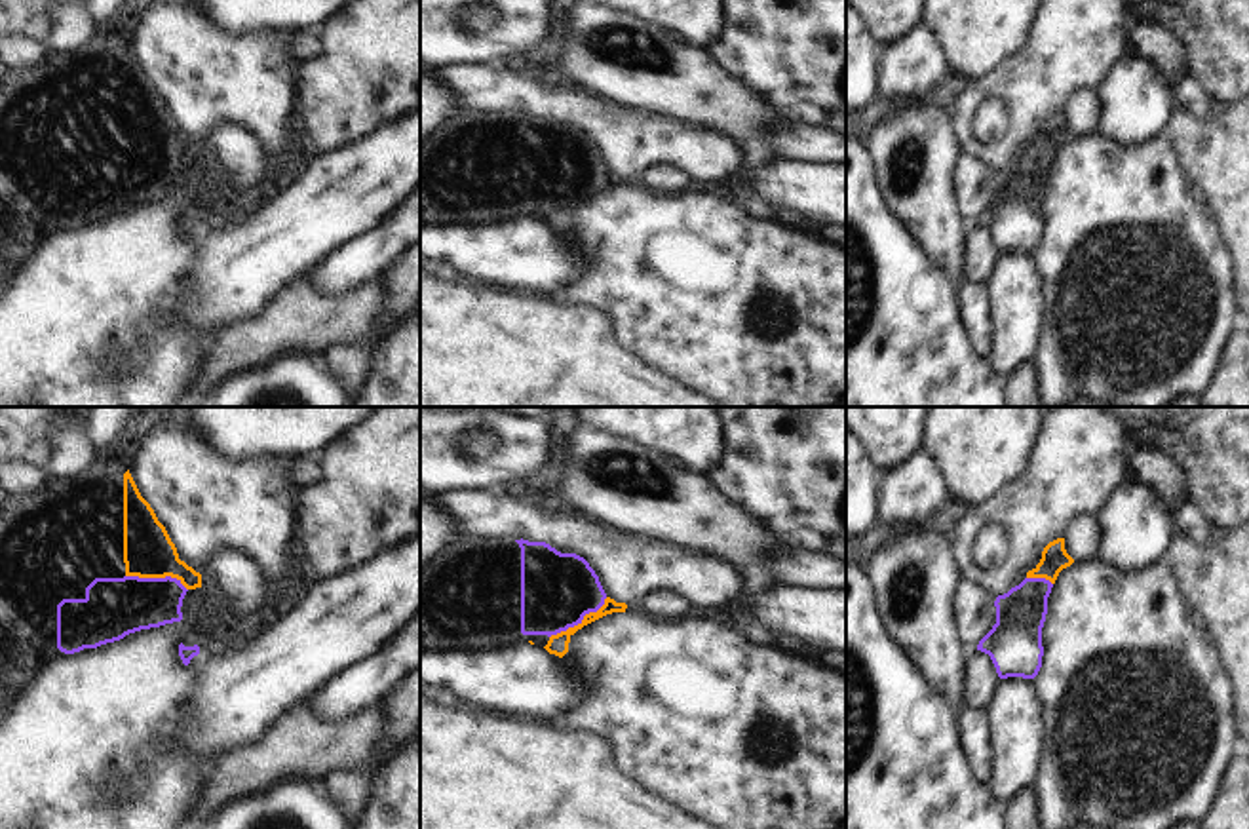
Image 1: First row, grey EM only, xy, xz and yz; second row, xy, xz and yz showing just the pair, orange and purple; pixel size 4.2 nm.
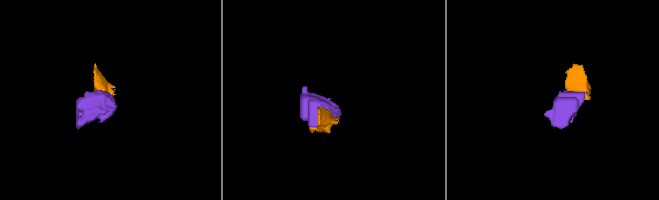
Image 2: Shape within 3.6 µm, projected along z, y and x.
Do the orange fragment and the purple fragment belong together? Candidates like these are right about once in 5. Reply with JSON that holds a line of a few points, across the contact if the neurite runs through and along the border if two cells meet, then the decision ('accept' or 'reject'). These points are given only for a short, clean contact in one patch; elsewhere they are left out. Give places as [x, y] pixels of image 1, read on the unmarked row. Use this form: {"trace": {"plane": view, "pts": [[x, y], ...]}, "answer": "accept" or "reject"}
{"answer": "reject"}

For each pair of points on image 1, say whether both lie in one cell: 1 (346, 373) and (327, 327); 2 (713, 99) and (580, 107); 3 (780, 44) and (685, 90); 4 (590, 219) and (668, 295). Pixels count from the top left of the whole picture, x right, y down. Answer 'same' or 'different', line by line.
1: different
2: different
3: different
4: same

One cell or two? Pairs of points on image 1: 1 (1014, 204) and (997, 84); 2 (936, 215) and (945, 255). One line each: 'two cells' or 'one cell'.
1: two cells
2: one cell

